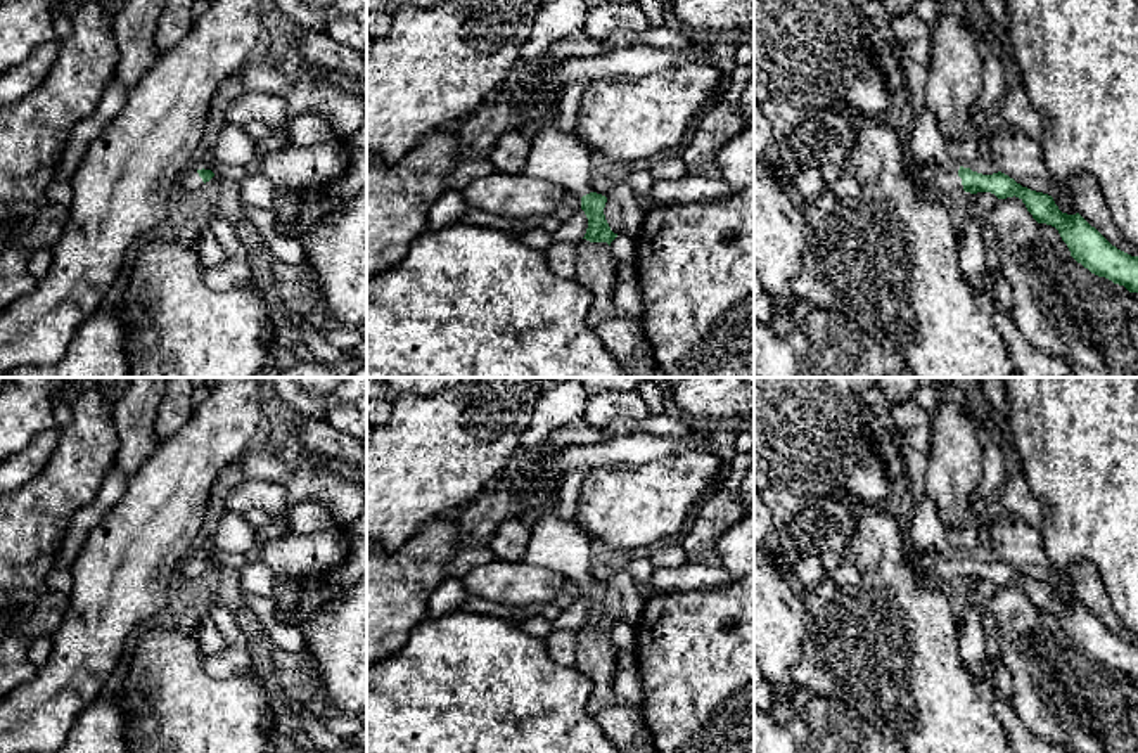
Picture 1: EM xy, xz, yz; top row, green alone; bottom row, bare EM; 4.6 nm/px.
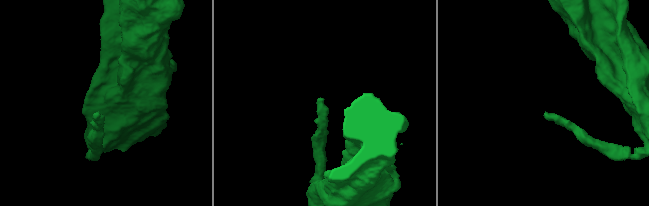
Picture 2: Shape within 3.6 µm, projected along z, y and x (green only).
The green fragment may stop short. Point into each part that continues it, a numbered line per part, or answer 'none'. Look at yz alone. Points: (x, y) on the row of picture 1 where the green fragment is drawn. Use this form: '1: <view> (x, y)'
1: yz (929, 177)

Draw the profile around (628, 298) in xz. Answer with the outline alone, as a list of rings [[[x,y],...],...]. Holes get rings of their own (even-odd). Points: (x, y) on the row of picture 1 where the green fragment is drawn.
[[[635,274],[617,280],[612,303],[617,319],[630,319],[643,327],[643,291]]]

